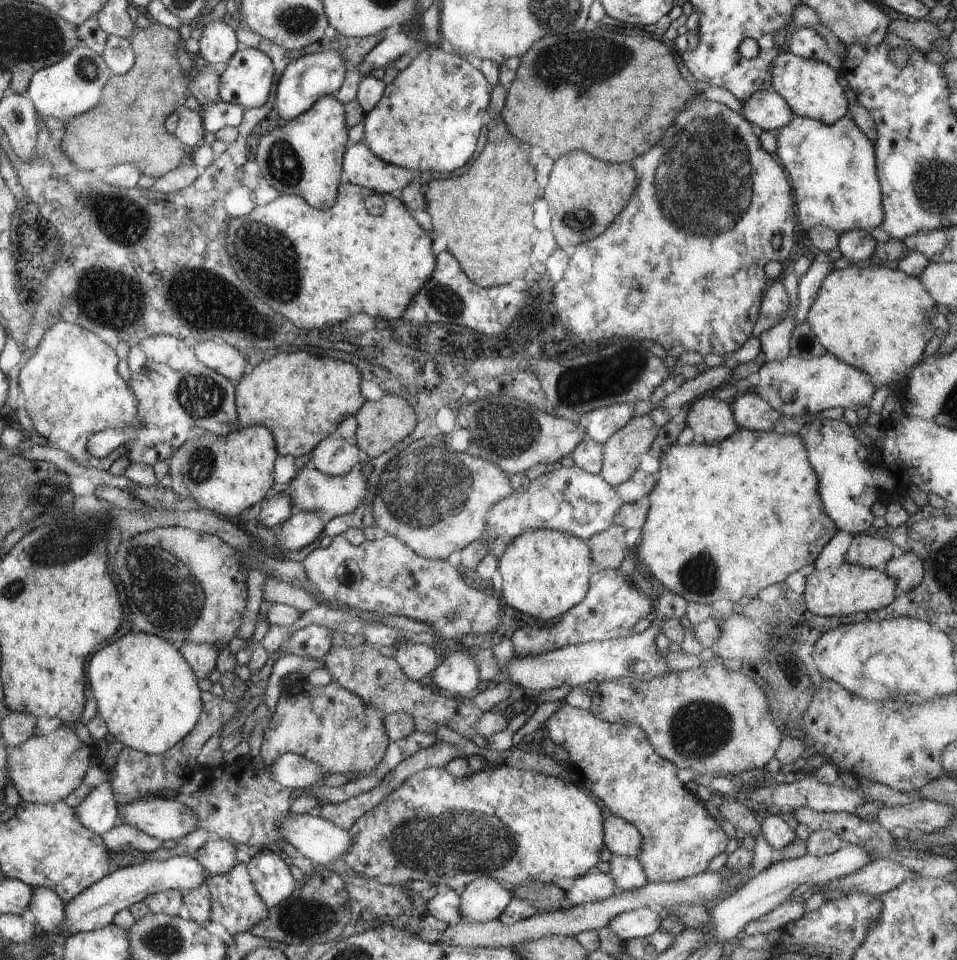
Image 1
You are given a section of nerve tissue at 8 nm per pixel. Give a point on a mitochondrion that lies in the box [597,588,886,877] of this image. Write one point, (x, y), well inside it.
(698, 730)

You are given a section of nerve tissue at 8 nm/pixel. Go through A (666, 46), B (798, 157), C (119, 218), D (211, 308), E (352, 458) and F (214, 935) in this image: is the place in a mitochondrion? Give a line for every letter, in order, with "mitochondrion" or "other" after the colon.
A: other
B: other
C: mitochondrion
D: mitochondrion
E: other
F: other

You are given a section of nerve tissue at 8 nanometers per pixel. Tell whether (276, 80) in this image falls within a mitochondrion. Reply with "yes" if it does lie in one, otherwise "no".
no

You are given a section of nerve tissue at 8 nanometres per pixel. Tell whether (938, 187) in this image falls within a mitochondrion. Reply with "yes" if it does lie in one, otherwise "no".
yes

